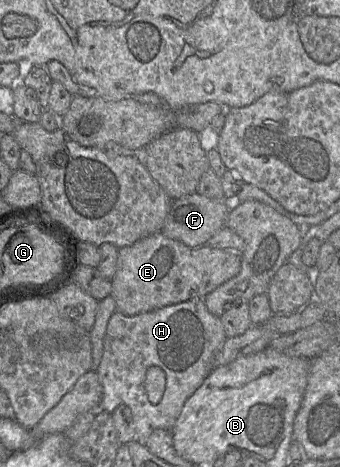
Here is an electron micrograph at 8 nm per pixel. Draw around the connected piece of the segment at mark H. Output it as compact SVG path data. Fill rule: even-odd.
M191 299L135 316L128 316L116 310L107 324L103 355L96 371L102 387L99 410L111 414L120 405L129 407L134 422L135 441L145 446L147 438L154 430L172 429L187 399L214 369L214 359L226 339L220 318L207 310L203 299ZM150 367L160 368L165 376L165 391L157 405L149 402L144 387L145 374Z

